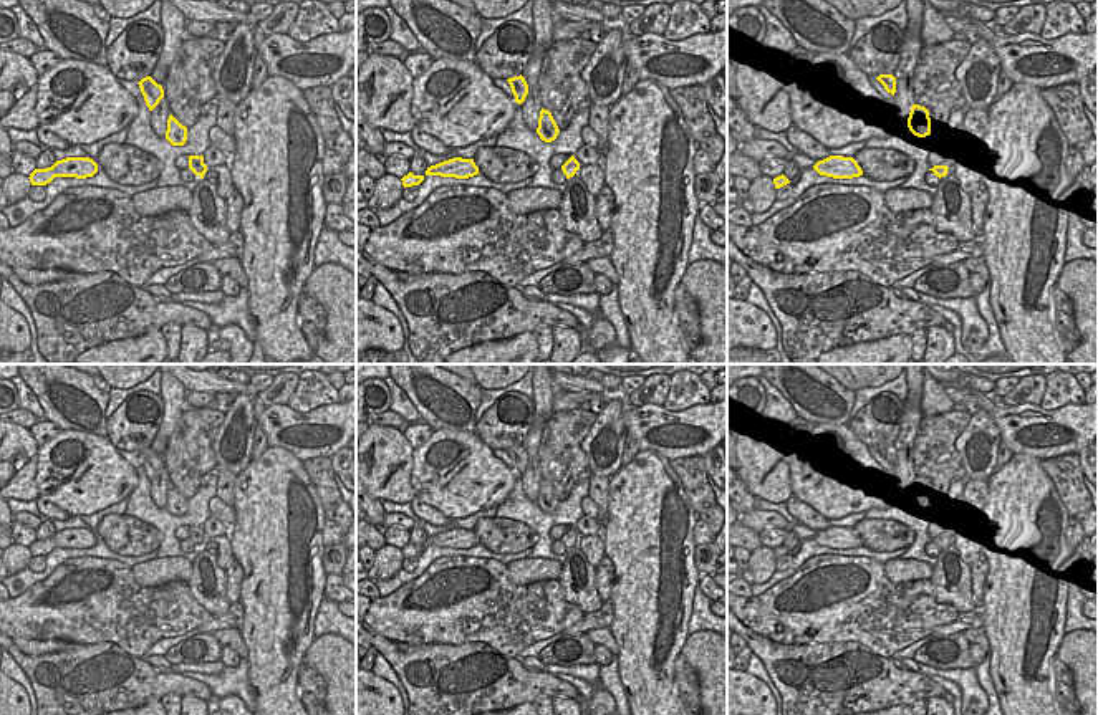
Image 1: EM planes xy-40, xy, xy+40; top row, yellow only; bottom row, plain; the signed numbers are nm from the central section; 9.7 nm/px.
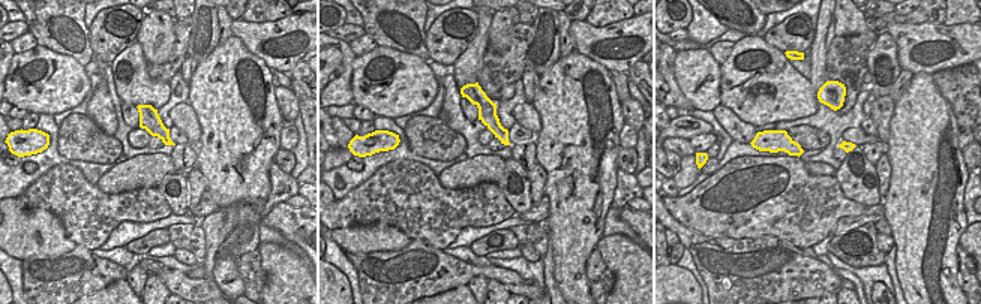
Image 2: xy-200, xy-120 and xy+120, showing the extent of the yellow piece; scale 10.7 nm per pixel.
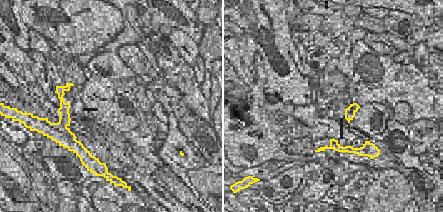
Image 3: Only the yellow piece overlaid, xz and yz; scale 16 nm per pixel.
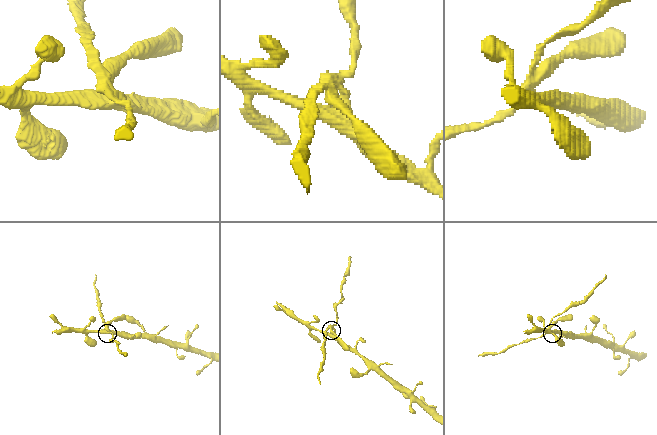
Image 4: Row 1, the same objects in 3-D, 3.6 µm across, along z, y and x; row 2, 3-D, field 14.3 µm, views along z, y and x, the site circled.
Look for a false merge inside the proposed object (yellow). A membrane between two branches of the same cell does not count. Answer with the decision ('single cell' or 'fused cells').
fused cells

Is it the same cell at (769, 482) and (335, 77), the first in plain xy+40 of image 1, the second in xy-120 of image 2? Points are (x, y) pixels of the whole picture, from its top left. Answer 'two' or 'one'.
one

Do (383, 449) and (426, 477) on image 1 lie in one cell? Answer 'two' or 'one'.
two

